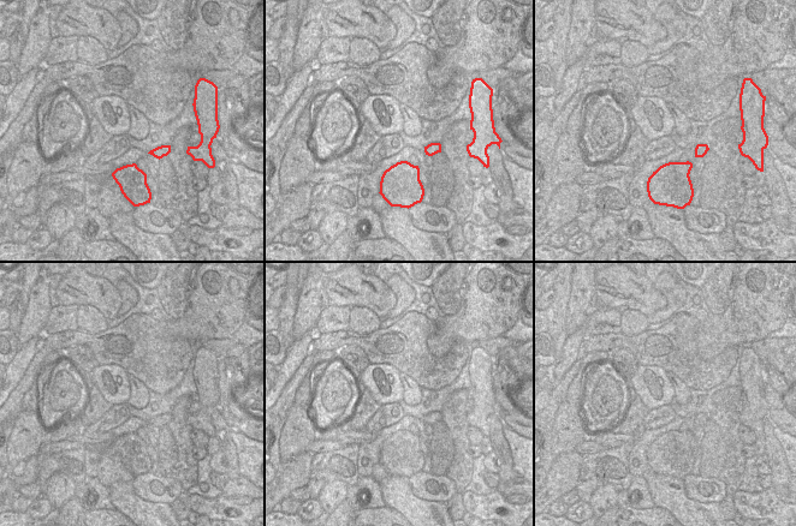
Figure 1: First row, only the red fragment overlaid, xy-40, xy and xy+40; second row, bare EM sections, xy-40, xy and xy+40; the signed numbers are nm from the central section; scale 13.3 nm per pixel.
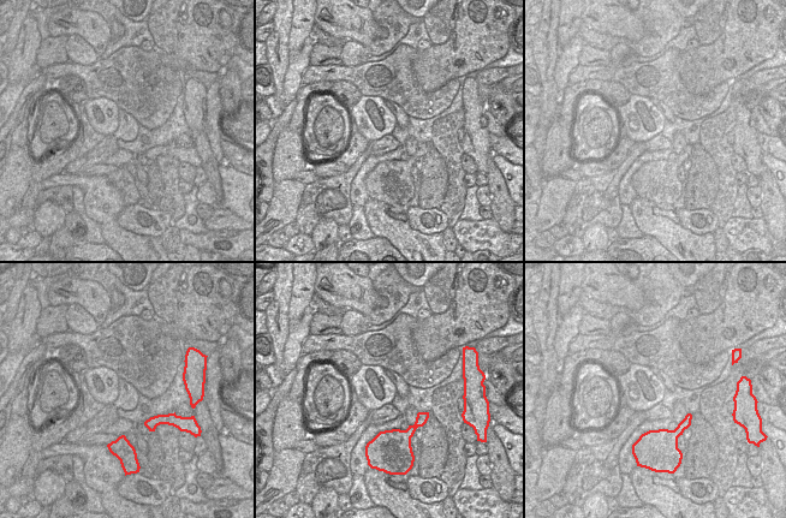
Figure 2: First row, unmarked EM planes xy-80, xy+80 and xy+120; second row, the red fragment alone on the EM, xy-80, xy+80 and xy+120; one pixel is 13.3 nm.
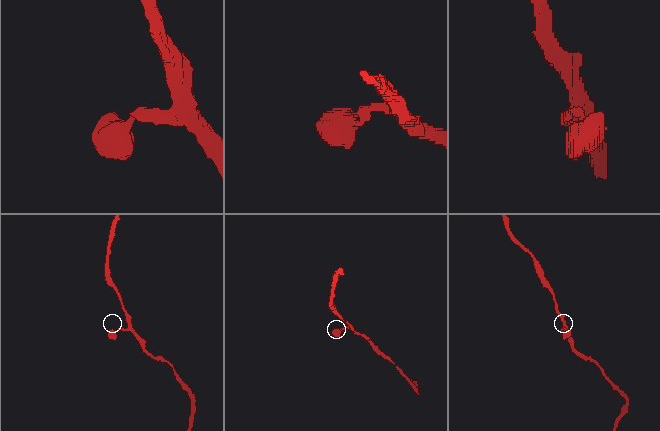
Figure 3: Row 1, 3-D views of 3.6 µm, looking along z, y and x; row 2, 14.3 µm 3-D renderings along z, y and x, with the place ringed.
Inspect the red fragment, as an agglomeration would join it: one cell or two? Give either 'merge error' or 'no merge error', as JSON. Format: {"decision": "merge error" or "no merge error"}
{"decision": "no merge error"}

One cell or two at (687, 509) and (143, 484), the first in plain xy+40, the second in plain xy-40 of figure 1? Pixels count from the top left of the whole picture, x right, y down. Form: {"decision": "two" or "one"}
{"decision": "two"}

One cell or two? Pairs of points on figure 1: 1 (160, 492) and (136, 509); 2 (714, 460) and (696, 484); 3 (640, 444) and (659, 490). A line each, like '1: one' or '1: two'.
1: two
2: two
3: two

